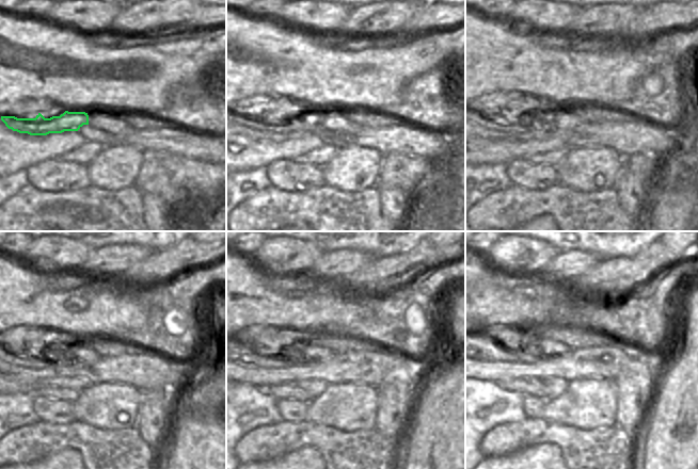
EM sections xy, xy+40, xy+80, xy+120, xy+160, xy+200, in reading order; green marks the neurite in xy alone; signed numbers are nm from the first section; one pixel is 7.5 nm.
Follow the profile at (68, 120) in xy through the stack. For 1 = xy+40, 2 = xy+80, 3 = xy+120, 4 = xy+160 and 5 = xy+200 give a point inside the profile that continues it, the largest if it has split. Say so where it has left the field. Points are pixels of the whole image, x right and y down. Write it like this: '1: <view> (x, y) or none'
1: xy+40 (302, 123)
2: xy+80 (541, 123)
3: xy+120 (9, 355)
4: xy+160 (248, 352)
5: xy+200 (487, 348)

